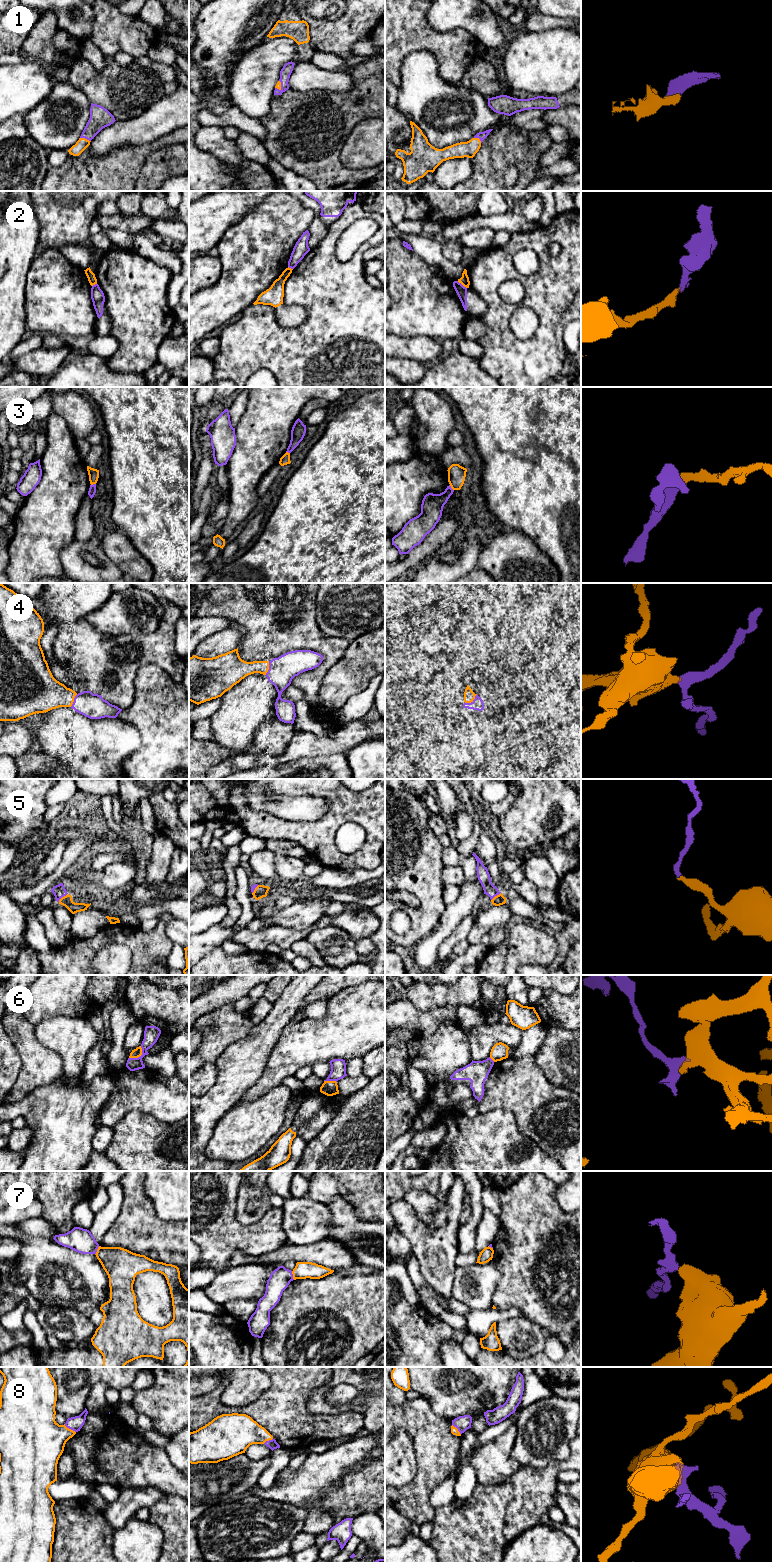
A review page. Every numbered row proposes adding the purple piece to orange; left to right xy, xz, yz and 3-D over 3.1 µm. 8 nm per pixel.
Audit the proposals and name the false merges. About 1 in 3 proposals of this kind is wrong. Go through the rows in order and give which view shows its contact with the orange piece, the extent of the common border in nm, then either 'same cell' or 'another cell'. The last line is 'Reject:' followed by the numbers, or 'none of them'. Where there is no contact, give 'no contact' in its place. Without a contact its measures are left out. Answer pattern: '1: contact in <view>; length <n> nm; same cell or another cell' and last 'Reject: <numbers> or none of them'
1: contact in xy; length 90 nm; same cell
2: contact in yz; length 100 nm; another cell
3: contact in yz; length 60 nm; another cell
4: contact in yz; length 130 nm; same cell
5: contact in xy; length 100 nm; same cell
6: contact in xy; length 140 nm; another cell
7: contact in xz; length 80 nm; another cell
8: contact in xy; length 120 nm; same cell
Reject: 2, 3, 6, 7

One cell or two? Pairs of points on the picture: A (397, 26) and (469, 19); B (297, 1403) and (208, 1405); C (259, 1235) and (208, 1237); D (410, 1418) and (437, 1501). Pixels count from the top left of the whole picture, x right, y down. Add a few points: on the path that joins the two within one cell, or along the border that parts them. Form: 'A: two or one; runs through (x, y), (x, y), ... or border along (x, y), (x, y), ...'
A: two; border along (427, 11), (427, 22), (434, 29), (452, 29)
B: one; runs through (275, 1409), (230, 1409)
C: one; runs through (246, 1237), (221, 1237)
D: two; border along (451, 1473), (430, 1495), (430, 1504), (434, 1508)

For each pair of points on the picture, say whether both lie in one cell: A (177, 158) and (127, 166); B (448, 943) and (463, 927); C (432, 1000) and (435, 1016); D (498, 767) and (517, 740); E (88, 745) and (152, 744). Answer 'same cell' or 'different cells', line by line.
A: different cells
B: same cell
C: different cells
D: same cell
E: different cells

